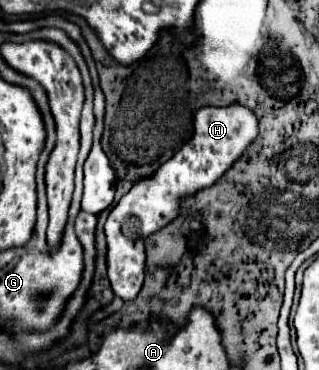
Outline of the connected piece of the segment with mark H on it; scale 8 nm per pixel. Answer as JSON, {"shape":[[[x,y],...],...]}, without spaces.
{"shape":[[[228,106],[228,108],[200,108],[194,116],[194,136],[166,162],[158,168],[158,172],[146,180],[140,180],[130,188],[126,196],[112,208],[108,220],[104,224],[106,234],[106,264],[108,264],[108,280],[112,284],[114,294],[122,300],[134,300],[144,282],[144,238],[158,228],[164,228],[178,216],[180,202],[184,196],[190,196],[210,184],[214,184],[238,156],[254,142],[258,136],[256,116],[252,110],[244,106]]]}

